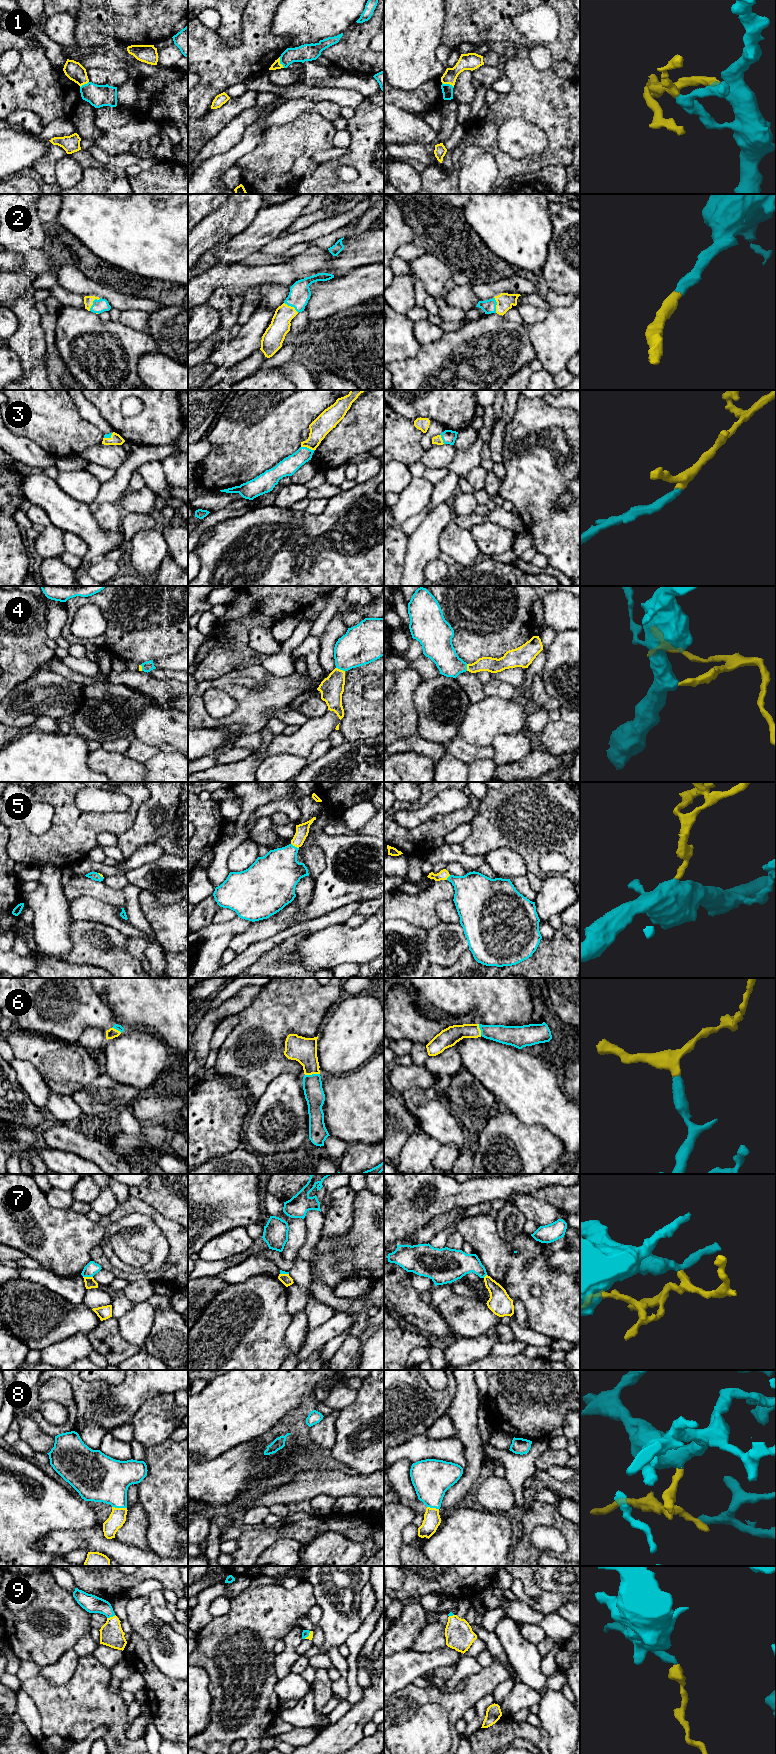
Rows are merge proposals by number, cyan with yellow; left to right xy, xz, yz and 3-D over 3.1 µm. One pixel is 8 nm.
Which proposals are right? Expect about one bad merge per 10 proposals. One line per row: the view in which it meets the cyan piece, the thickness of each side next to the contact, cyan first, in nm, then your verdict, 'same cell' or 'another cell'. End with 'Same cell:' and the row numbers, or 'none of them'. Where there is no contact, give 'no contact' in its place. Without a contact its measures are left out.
1: contact in xz; calibres 140 and 60 nm; another cell
2: contact in xy; calibres 110 and 80 nm; same cell
3: contact in xz; calibres 150 and 160 nm; same cell
4: contact in xz; calibres 300 and 190 nm; same cell
5: contact in xz; calibres 360 and 110 nm; same cell
6: contact in xz; calibres 160 and 200 nm; same cell
7: contact in xy; calibres 100 and 80 nm; another cell
8: contact in xy; calibres 360 and 140 nm; same cell
9: contact in xy; calibres 140 and 190 nm; same cell
Same cell: 2, 3, 4, 5, 6, 8, 9

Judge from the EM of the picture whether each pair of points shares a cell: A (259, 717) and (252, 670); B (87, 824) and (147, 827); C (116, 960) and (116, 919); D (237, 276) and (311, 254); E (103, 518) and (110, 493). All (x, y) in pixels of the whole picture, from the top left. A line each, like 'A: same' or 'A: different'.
A: same
B: different
C: different
D: same
E: different

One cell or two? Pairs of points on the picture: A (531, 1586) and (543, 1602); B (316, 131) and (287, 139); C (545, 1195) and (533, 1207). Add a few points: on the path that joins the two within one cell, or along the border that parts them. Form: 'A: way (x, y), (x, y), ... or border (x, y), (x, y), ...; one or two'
A: way (535, 1590), (542, 1598); one
B: way (309, 133), (294, 139); one
C: border (529, 1194), (548, 1201), (559, 1210); two

